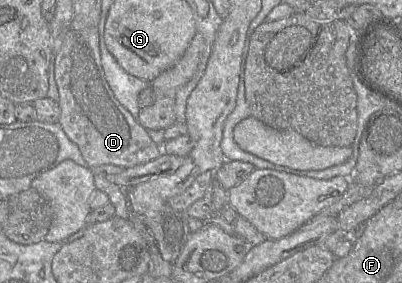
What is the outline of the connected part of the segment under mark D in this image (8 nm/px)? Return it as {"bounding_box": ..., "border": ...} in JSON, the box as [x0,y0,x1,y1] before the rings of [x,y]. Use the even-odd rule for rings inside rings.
{"bounding_box":[54,26,163,168],"border":[[[97,26],[82,30],[70,28],[67,31],[55,57],[54,76],[60,108],[57,122],[67,137],[78,146],[89,168],[101,164],[114,164],[123,168],[132,167],[149,162],[163,153],[162,148],[152,141],[147,129],[142,127],[137,119],[117,101],[111,91],[101,66]]]}

